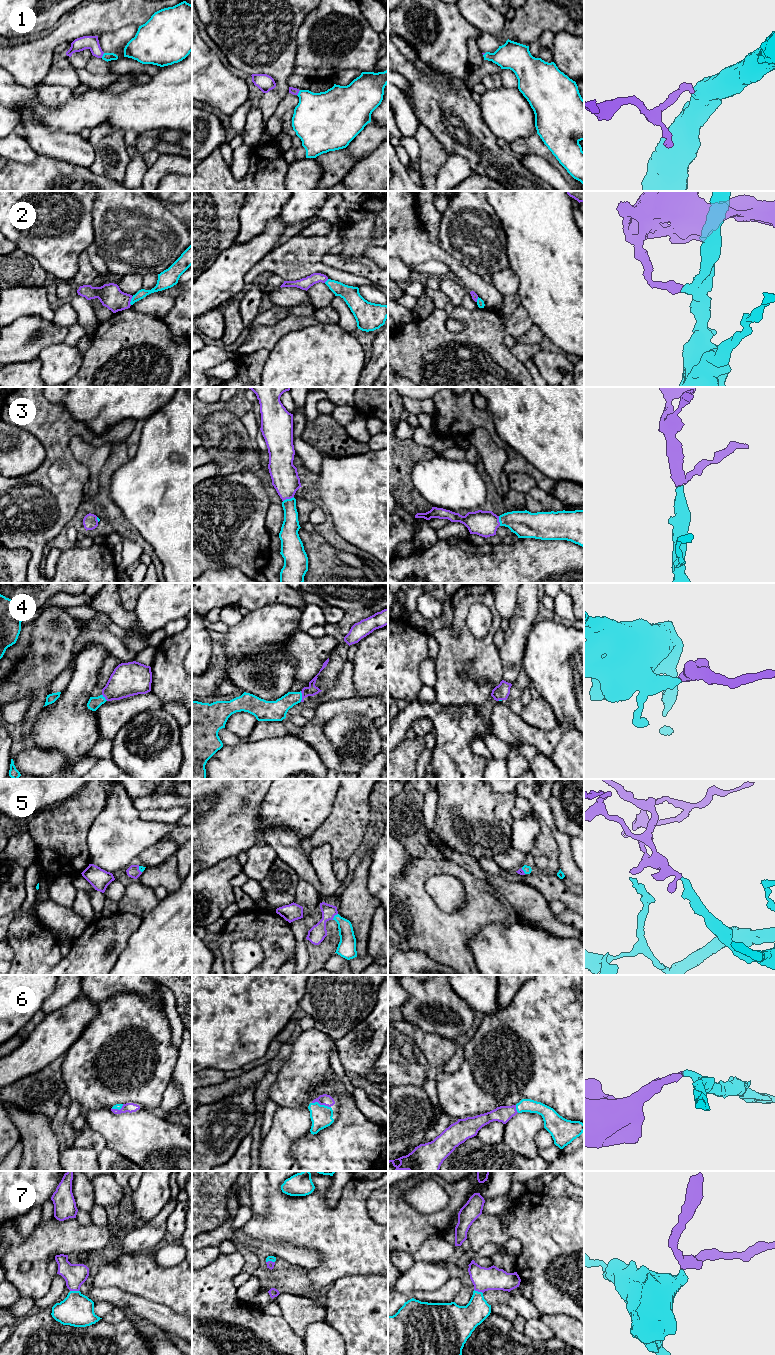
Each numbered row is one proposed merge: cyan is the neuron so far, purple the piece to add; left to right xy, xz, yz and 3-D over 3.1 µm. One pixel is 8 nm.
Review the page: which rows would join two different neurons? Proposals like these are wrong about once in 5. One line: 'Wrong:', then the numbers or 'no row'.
Wrong: 2

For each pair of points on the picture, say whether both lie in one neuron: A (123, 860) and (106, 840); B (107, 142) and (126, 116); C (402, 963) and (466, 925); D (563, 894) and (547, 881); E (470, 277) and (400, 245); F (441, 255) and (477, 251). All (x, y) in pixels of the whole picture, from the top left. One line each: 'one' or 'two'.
A: one
B: two
C: two
D: one
E: one
F: two

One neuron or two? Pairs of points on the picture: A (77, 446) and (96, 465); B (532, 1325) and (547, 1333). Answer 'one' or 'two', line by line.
A: one
B: one

